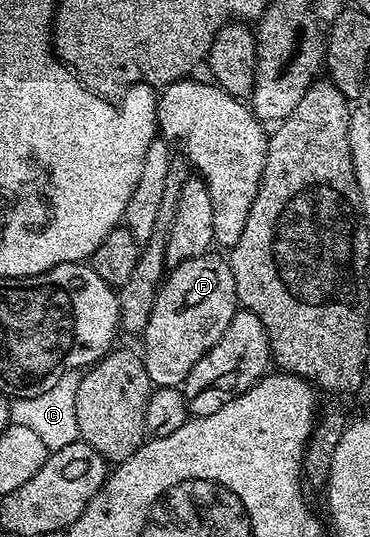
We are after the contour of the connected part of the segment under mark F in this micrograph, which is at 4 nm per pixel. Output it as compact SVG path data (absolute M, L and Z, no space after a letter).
M215 253L198 255L184 263L174 264L155 293L155 304L149 313L149 321L141 333L143 339L143 364L145 373L149 373L155 387L179 387L189 377L189 369L221 341L221 333L229 329L229 321L233 321L237 310L235 282L230 262L226 258L218 259Z

